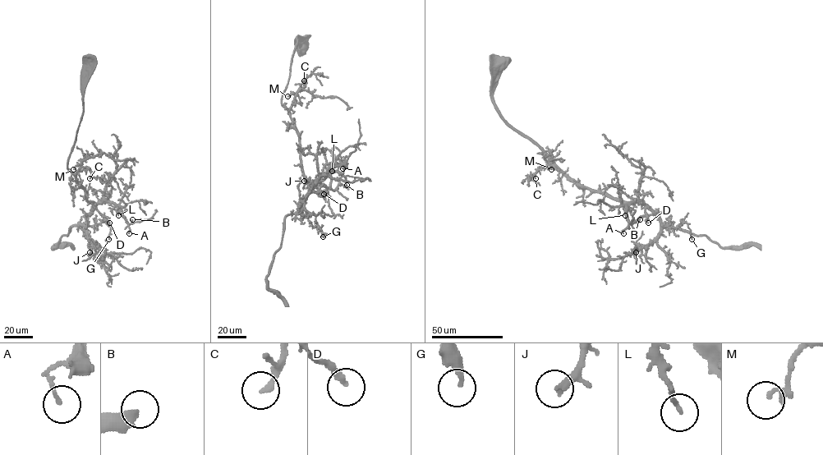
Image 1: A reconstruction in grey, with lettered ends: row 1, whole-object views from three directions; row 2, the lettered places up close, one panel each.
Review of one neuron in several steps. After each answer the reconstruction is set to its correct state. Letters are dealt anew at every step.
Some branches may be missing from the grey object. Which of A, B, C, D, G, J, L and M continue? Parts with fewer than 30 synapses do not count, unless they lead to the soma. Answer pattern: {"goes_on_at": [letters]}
{"goes_on_at": ["B", "J"]}

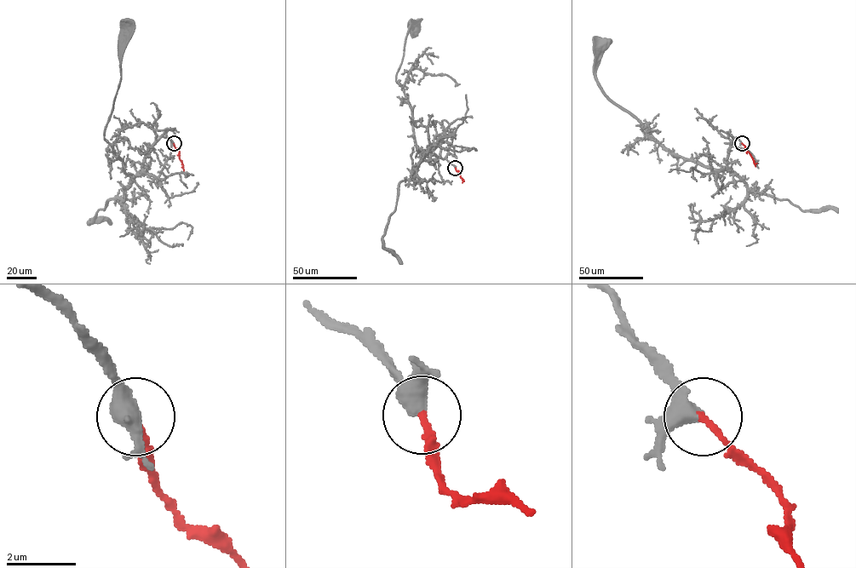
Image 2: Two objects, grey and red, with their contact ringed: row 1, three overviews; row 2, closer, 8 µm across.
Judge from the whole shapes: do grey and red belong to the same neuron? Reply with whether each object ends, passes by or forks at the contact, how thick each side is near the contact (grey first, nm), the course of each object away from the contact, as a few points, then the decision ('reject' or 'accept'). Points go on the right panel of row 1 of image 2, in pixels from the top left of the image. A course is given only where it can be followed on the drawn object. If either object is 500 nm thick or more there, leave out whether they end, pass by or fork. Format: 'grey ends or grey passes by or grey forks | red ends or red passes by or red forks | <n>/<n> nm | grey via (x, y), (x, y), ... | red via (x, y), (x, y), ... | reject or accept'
grey passes by | red ends | 400/190 nm | grey via (742, 143), (732, 137), (727, 159), (729, 170), (707, 168), (666, 150), (601, 87), (595, 67), (603, 43) | red via (742, 143), (755, 166) | accept

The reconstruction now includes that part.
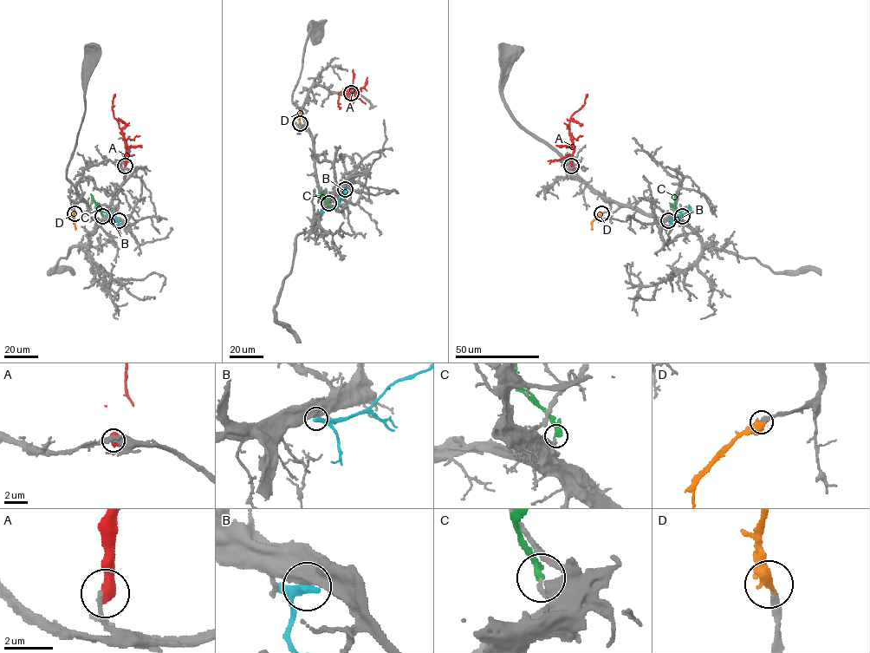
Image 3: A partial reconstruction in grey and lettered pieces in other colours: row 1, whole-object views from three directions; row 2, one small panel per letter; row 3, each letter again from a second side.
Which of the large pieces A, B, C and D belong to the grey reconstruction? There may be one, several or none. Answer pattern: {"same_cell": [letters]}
{"same_cell": ["D"]}

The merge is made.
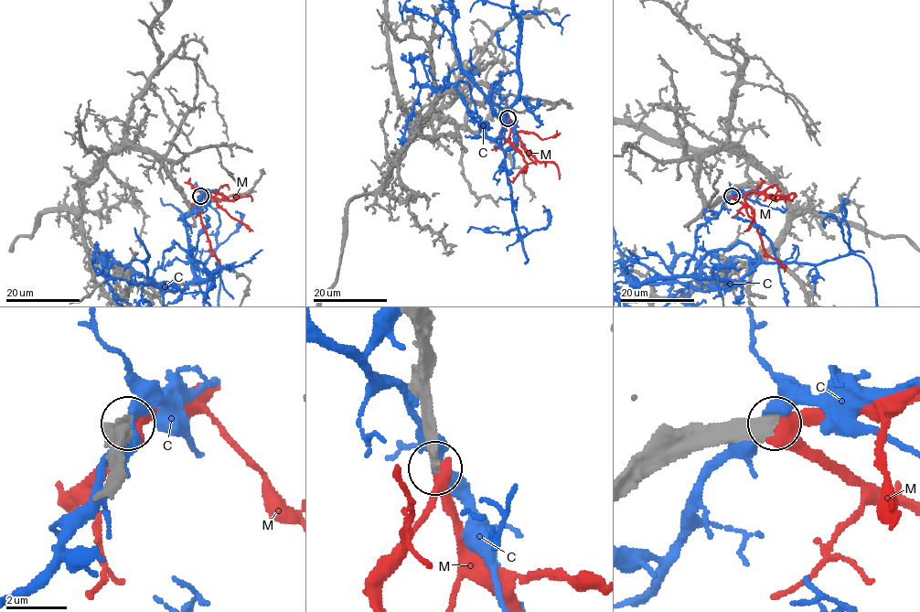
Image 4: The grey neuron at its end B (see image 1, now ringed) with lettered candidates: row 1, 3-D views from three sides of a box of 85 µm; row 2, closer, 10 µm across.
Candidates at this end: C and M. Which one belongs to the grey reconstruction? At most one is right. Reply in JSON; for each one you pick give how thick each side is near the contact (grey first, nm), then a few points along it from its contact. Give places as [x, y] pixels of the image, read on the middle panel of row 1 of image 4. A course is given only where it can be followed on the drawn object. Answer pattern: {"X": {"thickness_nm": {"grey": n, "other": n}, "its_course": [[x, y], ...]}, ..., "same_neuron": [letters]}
{"M": {"thickness_nm": {"grey": 380, "other": 420}, "its_course": [[508, 118], [500, 134], [518, 150], [527, 165], [527, 168], [522, 170]]}, "same_neuron": ["M"]}

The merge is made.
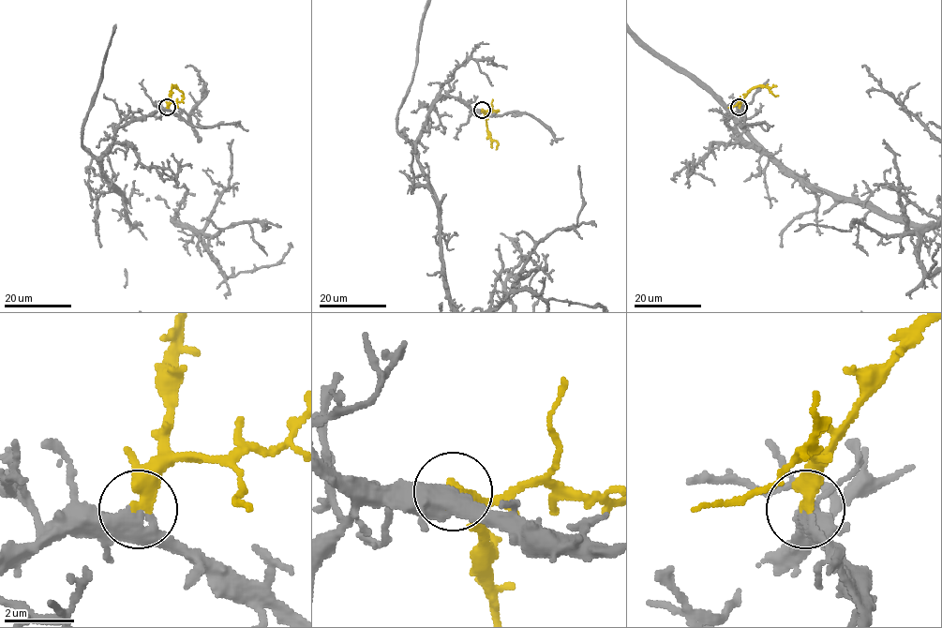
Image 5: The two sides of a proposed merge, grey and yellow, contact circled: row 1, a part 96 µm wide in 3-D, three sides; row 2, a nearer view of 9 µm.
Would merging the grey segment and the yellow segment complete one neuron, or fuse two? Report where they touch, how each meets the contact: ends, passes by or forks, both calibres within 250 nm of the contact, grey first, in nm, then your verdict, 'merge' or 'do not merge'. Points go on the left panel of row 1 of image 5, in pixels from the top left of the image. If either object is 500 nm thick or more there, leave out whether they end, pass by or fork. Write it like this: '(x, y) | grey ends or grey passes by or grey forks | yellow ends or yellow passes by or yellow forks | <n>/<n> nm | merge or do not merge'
(167, 107) | grey ends | yellow ends | 360/420 nm | merge

